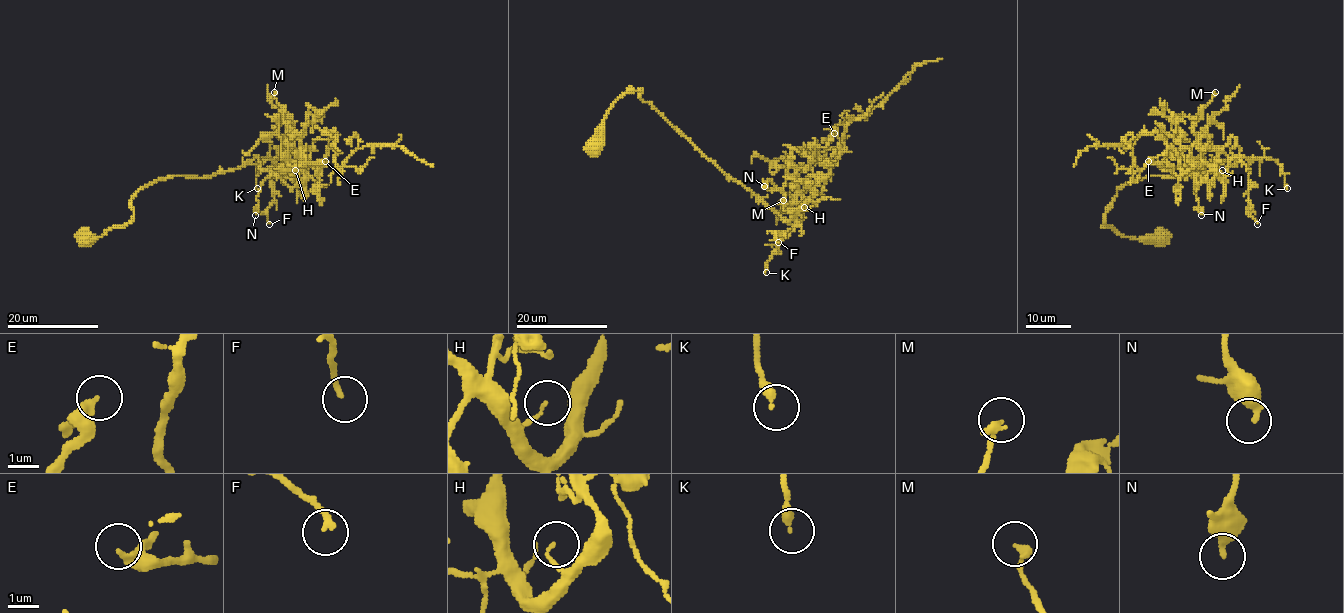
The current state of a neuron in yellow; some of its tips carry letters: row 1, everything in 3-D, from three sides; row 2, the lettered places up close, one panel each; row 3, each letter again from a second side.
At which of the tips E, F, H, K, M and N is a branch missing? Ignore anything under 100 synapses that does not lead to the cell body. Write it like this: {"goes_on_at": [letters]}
{"goes_on_at": []}

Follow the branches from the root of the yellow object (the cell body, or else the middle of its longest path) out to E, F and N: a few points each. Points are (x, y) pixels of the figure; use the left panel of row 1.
E: (83, 239), (126, 225), (132, 198), (160, 179), (267, 160), (293, 178), (310, 165), (303, 148), (325, 161)
F: (83, 239), (126, 225), (132, 198), (153, 182), (286, 157), (272, 166), (269, 224)
N: (83, 239), (126, 225), (160, 179), (267, 160), (303, 170), (291, 187), (268, 176), (255, 215)

